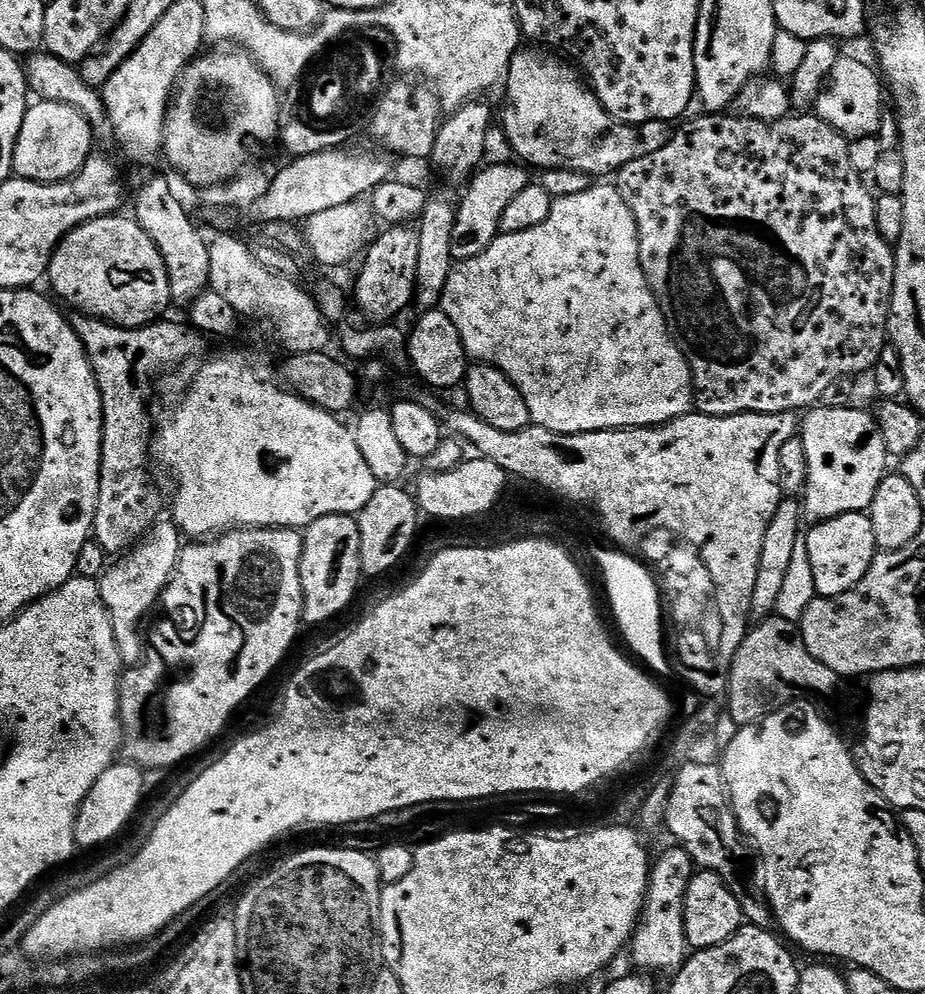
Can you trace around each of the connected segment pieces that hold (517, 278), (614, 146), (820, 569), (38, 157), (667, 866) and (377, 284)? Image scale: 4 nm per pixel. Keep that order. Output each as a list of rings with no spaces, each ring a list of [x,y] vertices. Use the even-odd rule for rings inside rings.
[[[571,196],[567,202],[555,205],[550,218],[546,218],[542,226],[534,226],[534,230],[526,230],[522,234],[501,234],[487,250],[478,254],[478,258],[457,263],[446,282],[439,307],[448,315],[450,322],[458,326],[458,334],[462,334],[464,349],[471,359],[482,364],[493,364],[506,374],[506,378],[510,378],[510,382],[514,382],[522,394],[522,402],[526,402],[526,410],[530,410],[530,418],[535,427],[563,436],[573,436],[583,432],[612,432],[615,428],[654,428],[668,424],[680,416],[689,415],[694,408],[692,371],[688,368],[688,359],[668,331],[660,303],[656,301],[640,265],[638,226],[630,206],[626,206],[626,202],[619,198],[588,199],[584,196]]]
[[[536,46],[521,47],[514,54],[508,67],[507,88],[508,105],[504,108],[502,129],[515,159],[520,162],[532,160],[533,169],[574,168],[599,178],[607,172],[619,172],[622,166],[646,154],[654,154],[654,150],[662,150],[674,135],[673,125],[663,120],[635,126],[621,124],[604,109],[571,63]]]
[[[851,512],[842,514],[838,518],[821,520],[811,525],[812,529],[807,529],[803,537],[806,542],[806,550],[810,554],[810,570],[814,570],[814,586],[816,587],[817,596],[837,596],[846,594],[870,570],[877,554],[876,539],[874,538],[874,522],[868,512]]]
[[[53,100],[33,103],[18,134],[12,159],[13,173],[21,180],[34,180],[38,184],[59,184],[70,179],[88,161],[88,131],[88,119],[78,110]]]
[[[672,846],[660,857],[655,857],[648,878],[648,896],[644,899],[644,911],[641,915],[636,935],[630,941],[630,960],[641,973],[657,974],[668,972],[675,974],[684,965],[690,949],[684,933],[684,899],[694,875],[694,865],[690,854],[682,846]]]
[[[388,226],[383,229],[363,257],[364,269],[356,280],[354,304],[376,324],[395,321],[408,307],[413,307],[418,270],[418,231],[412,226]]]

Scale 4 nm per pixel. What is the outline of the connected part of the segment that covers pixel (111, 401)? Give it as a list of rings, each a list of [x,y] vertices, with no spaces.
[[[83,314],[77,315],[74,327],[78,338],[84,345],[88,361],[92,367],[94,378],[98,382],[98,390],[102,394],[102,410],[104,411],[104,429],[102,430],[102,458],[100,459],[100,489],[98,490],[98,506],[96,517],[92,523],[94,540],[100,543],[104,552],[124,554],[129,551],[161,519],[160,496],[156,488],[148,484],[148,472],[144,467],[150,464],[150,449],[154,420],[148,416],[148,395],[152,392],[152,380],[159,378],[163,372],[192,360],[200,352],[201,333],[184,324],[164,324],[153,322],[142,328],[120,328],[117,324],[108,324],[105,320],[97,320]]]

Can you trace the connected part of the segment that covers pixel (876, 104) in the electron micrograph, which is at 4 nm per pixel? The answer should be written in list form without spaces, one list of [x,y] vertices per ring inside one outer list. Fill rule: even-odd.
[[[844,54],[835,63],[835,70],[831,72],[831,78],[814,110],[821,120],[842,133],[845,139],[875,136],[884,111],[882,94],[884,86],[879,73],[862,61]]]

